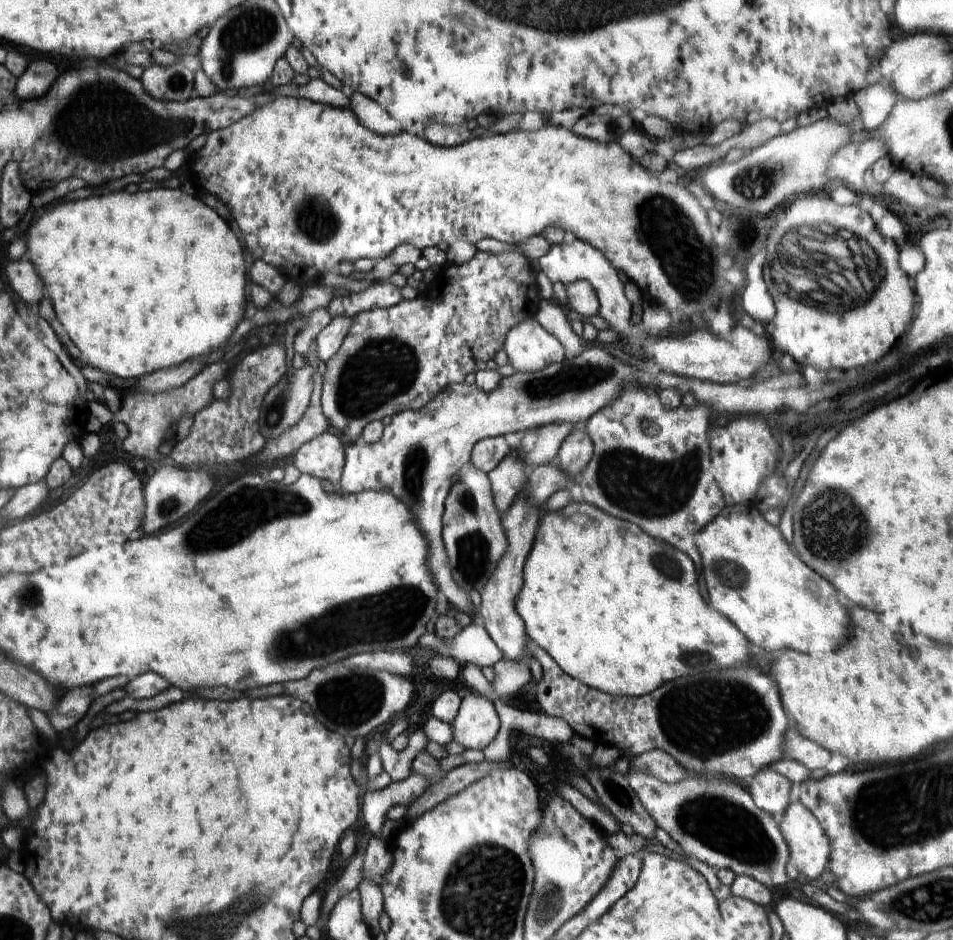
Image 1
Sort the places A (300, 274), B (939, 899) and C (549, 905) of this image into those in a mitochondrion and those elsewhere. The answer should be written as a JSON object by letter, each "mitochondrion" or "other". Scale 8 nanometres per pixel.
{"A":"other","B":"mitochondrion","C":"mitochondrion"}

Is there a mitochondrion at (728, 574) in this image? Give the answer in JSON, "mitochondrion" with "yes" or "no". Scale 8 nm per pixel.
{"mitochondrion":"yes"}

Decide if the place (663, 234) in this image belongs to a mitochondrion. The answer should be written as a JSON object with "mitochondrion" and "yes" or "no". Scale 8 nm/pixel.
{"mitochondrion":"yes"}

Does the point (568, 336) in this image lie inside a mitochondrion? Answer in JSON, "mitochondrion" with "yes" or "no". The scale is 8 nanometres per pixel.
{"mitochondrion":"no"}

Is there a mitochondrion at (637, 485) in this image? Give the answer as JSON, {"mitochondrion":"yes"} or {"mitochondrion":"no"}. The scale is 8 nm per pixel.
{"mitochondrion":"yes"}

